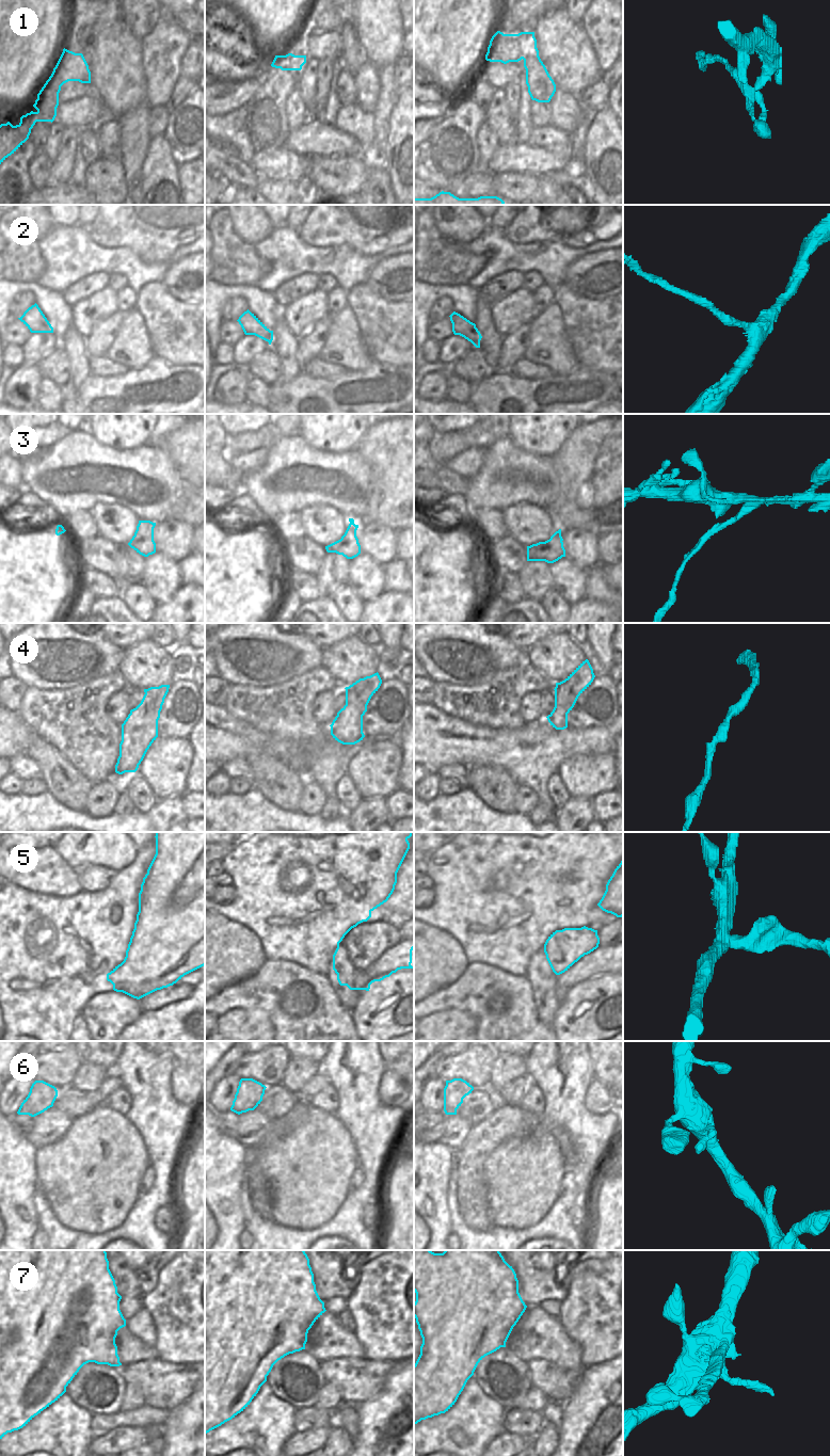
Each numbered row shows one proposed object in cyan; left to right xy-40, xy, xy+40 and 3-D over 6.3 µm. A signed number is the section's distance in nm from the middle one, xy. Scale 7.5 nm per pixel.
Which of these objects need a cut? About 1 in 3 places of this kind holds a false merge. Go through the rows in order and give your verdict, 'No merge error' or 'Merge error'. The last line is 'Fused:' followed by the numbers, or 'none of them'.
1: Merge error
2: No merge error
3: Merge error
4: No merge error
5: Merge error
6: No merge error
7: Merge error
Fused: 1, 3, 5, 7.

